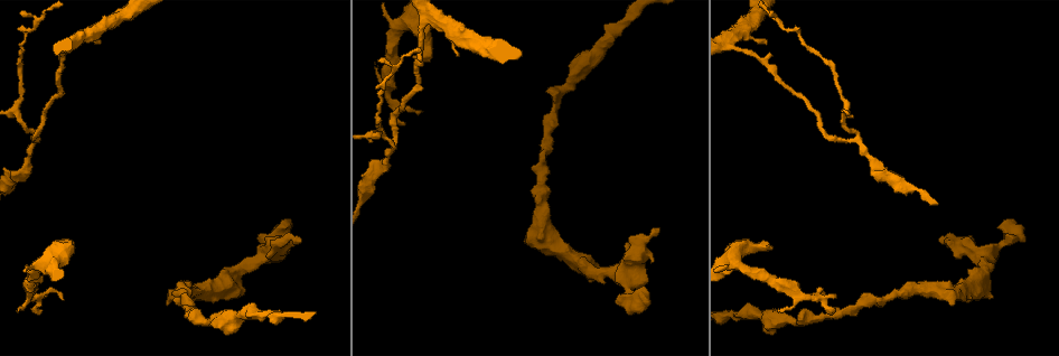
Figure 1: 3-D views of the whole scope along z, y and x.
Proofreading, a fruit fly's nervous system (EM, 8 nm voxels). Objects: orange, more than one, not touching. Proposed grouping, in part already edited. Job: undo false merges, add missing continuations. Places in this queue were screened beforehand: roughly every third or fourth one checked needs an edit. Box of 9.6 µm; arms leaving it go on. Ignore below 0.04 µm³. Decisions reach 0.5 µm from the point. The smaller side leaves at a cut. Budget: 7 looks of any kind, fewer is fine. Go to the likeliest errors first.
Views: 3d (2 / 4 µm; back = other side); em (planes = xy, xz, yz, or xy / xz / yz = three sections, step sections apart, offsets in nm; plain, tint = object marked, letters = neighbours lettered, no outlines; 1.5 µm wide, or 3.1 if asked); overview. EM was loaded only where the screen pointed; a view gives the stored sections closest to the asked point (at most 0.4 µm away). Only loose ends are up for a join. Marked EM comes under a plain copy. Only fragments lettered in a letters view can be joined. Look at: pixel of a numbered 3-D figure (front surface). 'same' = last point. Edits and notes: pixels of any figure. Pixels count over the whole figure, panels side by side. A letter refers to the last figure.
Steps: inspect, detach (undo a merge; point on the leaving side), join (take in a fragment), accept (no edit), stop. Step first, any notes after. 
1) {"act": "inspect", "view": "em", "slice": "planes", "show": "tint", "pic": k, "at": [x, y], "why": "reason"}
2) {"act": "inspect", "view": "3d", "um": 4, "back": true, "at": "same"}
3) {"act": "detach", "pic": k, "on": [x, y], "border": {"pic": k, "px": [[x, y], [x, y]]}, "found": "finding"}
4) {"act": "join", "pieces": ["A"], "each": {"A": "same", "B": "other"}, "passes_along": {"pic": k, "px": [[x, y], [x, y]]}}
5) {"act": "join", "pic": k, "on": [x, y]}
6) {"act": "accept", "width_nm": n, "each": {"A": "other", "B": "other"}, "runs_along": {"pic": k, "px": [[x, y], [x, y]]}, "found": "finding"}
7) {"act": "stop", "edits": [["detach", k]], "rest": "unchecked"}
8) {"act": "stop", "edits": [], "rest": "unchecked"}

{"act": "inspect", "view": "3d", "um": 2, "pic": 1, "at": [376, 67], "why": "an open end"}

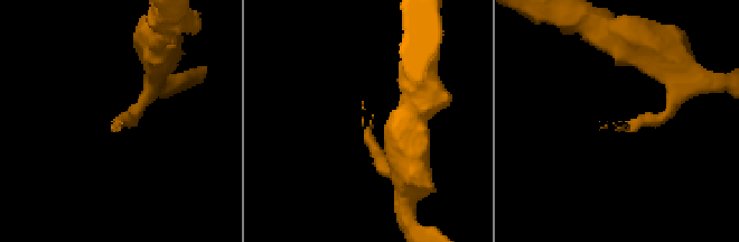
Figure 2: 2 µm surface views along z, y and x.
{"act": "inspect", "view": "em", "slice": "xy", "step": 8, "show": "letters", "pic": 2, "at": [618, 127]}

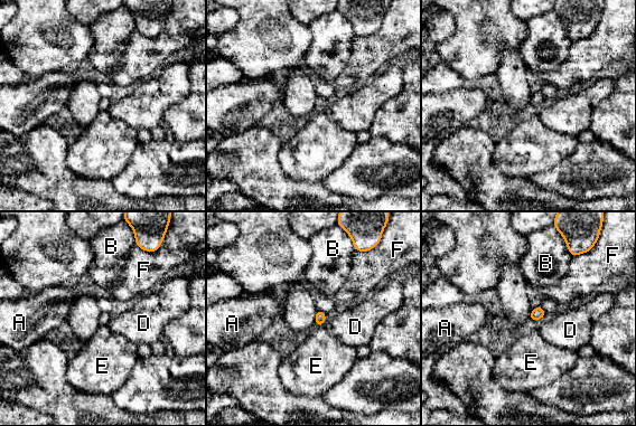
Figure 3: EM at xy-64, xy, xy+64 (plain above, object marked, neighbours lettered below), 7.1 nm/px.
{"act": "accept", "each": {"A": "other", "B": "other", "D": "other", "E": "other", "F": "other"}, "border": {"pic": 3, "px": [[321, 323], [316, 325]]}, "found": "no lettered fragment goes on from it"}

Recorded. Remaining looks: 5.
{"act": "inspect", "view": "em", "slice": "planes", "show": "letters", "pic": 1, "at": [166, 305], "why": "thick end"}

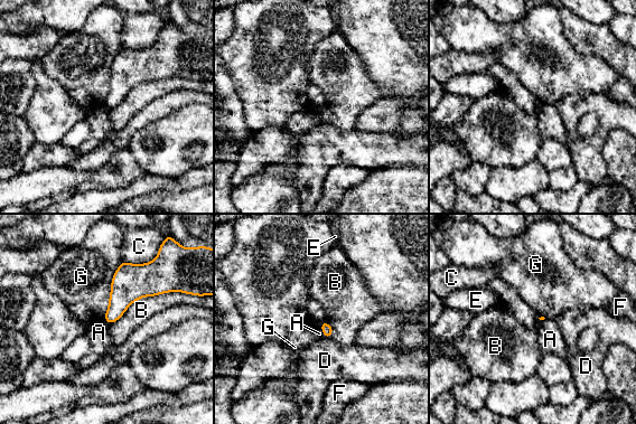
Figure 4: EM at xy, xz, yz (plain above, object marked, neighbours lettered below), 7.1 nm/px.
{"act": "accept", "each": {"A": "other", "B": "other", "C": "other", "D": "other", "E": "other", "F": "other", "G": "other"}, "border": {"pic": 4, "px": [[178, 291], [141, 297], [109, 323]]}, "found": "no lettered fragment goes on from it"}

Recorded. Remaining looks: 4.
{"act": "inspect", "view": "em", "um": 3.1, "slice": "planes", "show": "tint", "pic": 1, "at": [658, 227]}

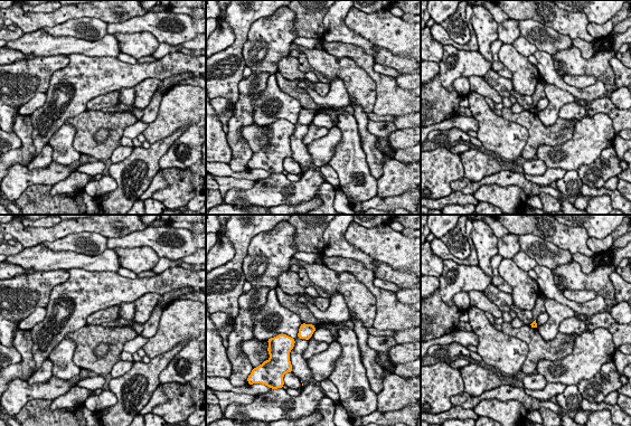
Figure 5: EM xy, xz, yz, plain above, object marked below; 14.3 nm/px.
{"act": "inspect", "view": "em", "um": 3.1, "slice": "planes", "show": "letters", "at": "same", "why": "see the neighbours"}

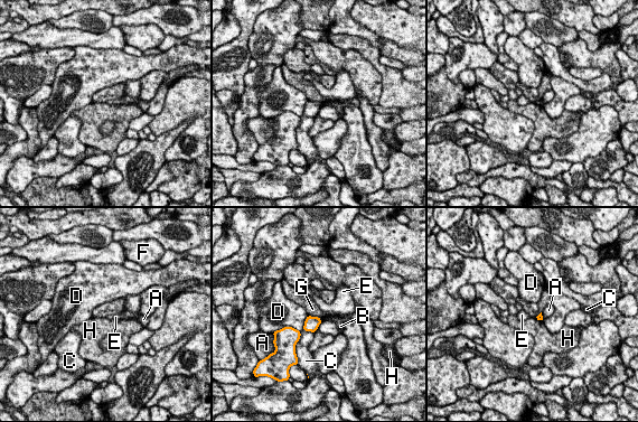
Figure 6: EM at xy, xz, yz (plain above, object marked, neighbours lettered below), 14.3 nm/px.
{"act": "accept", "each": {"A": "other", "B": "other", "C": "other", "D": "other", "E": "other", "F": "other", "G": "other", "H": "other"}, "border": {"pic": 6, "px": [[308, 315], [321, 319]]}, "found": "no lettered fragment goes on from it"}

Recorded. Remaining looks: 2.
{"act": "stop", "edits": [], "rest": "unchecked"}

